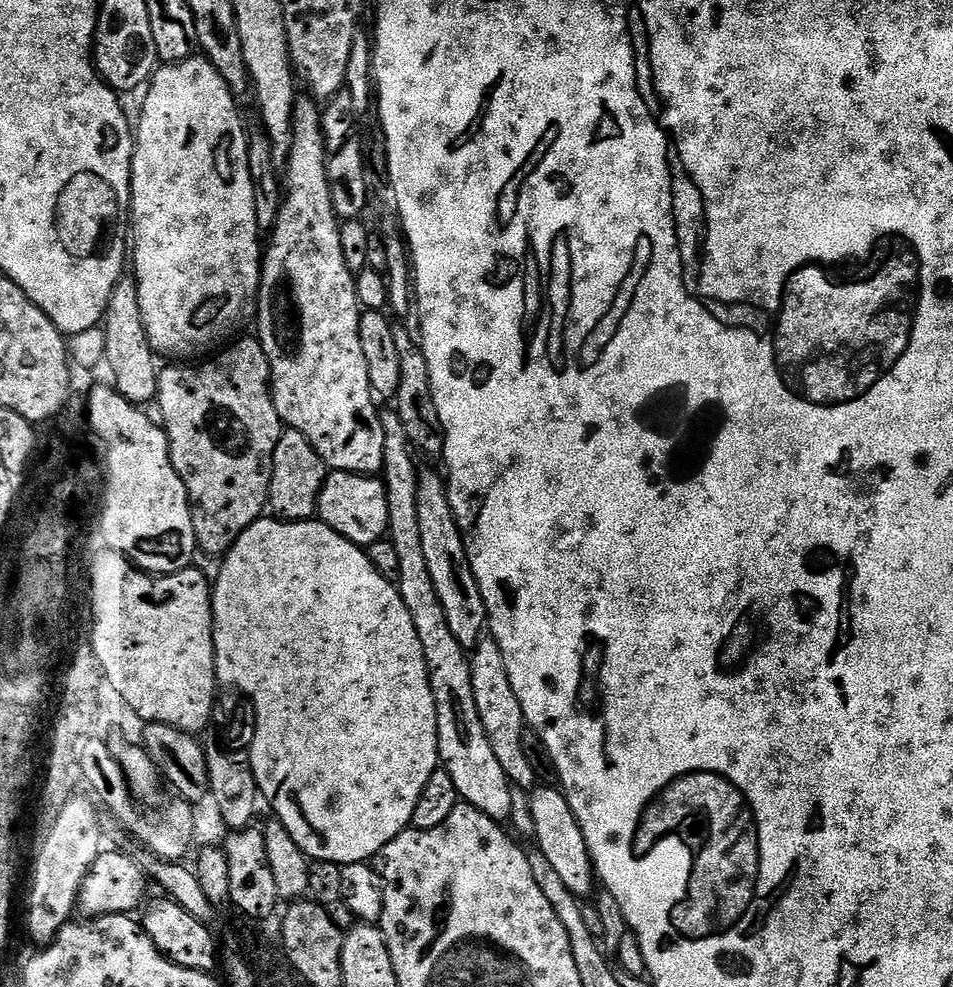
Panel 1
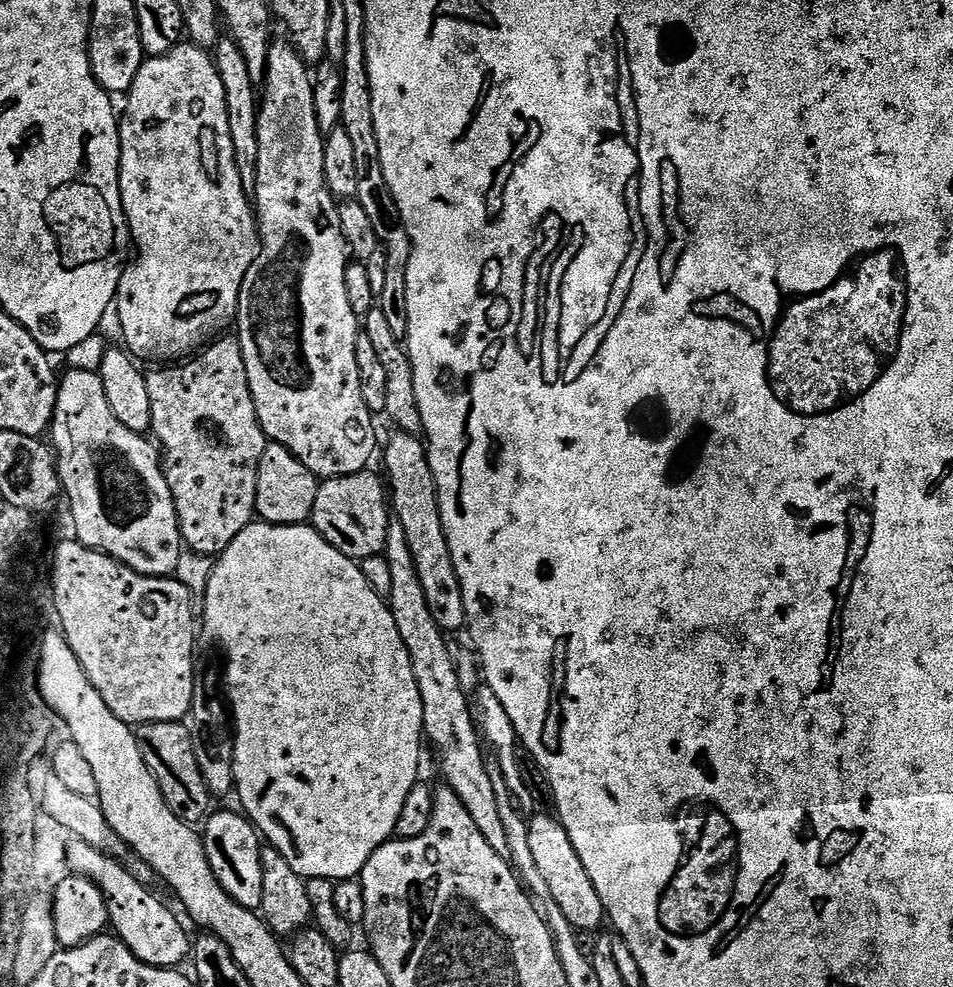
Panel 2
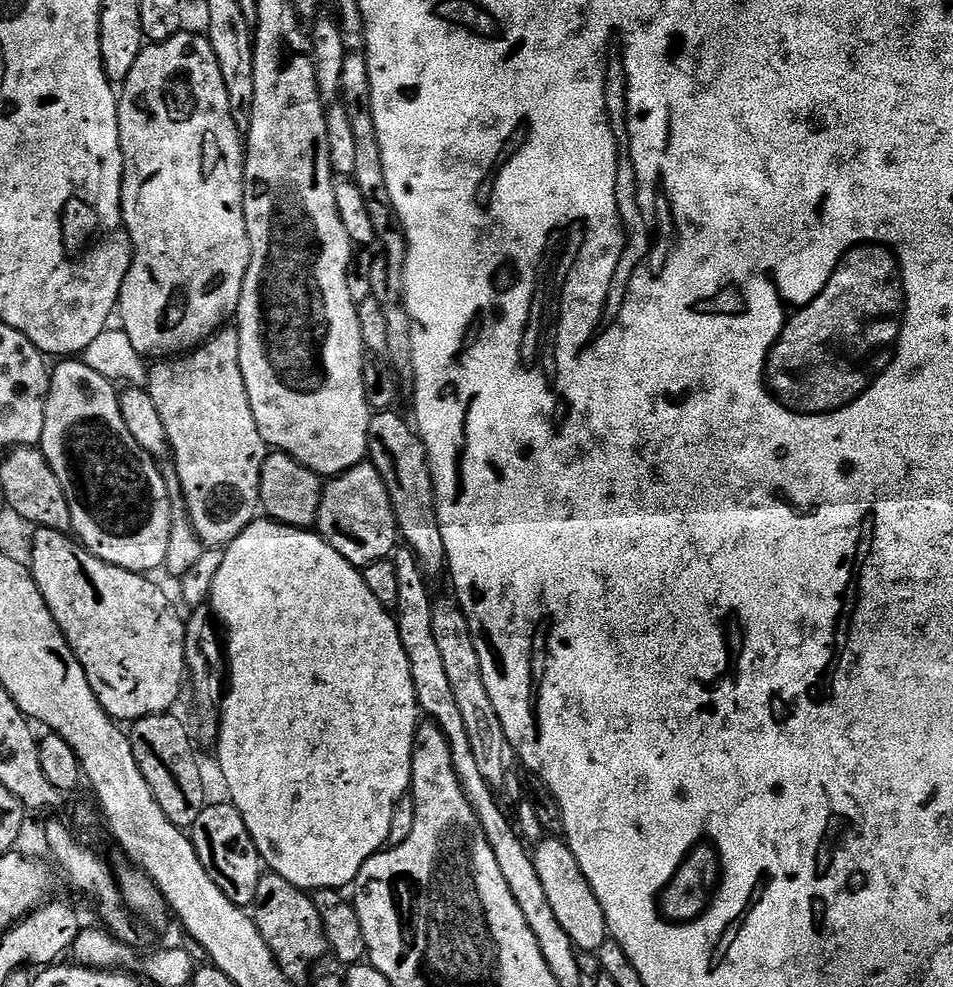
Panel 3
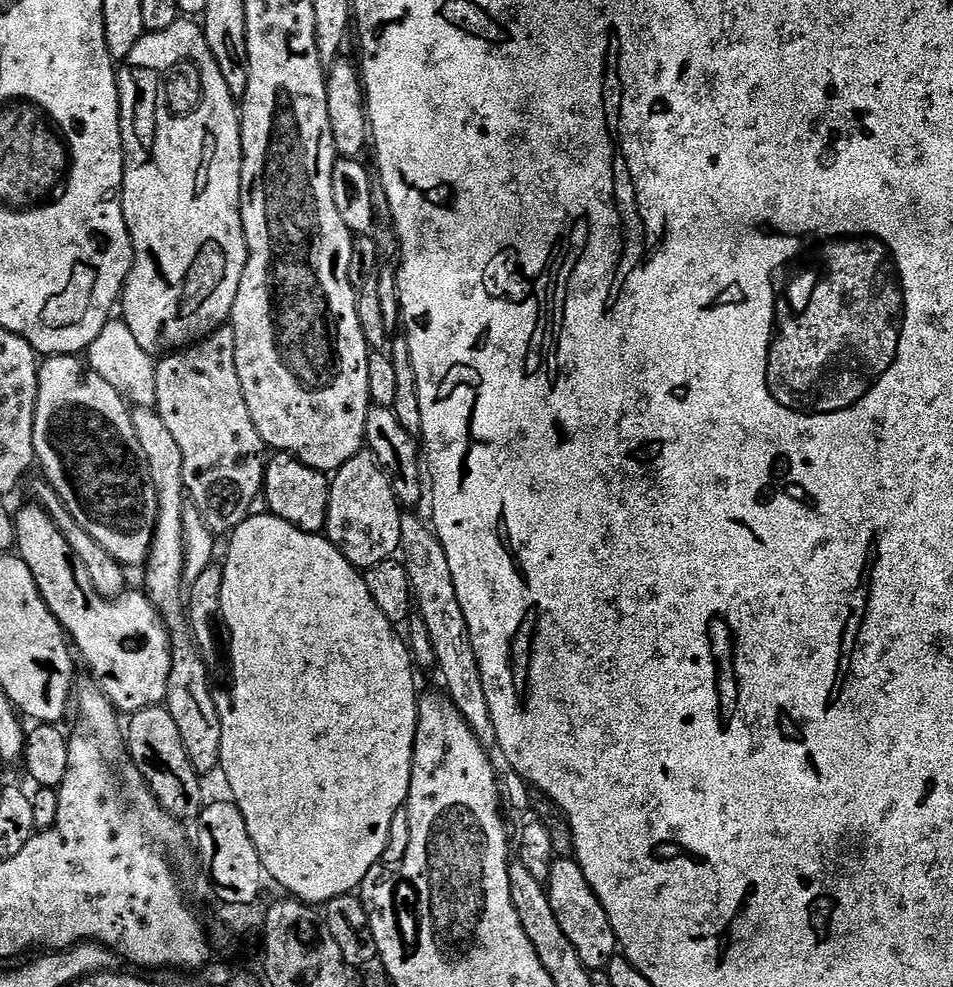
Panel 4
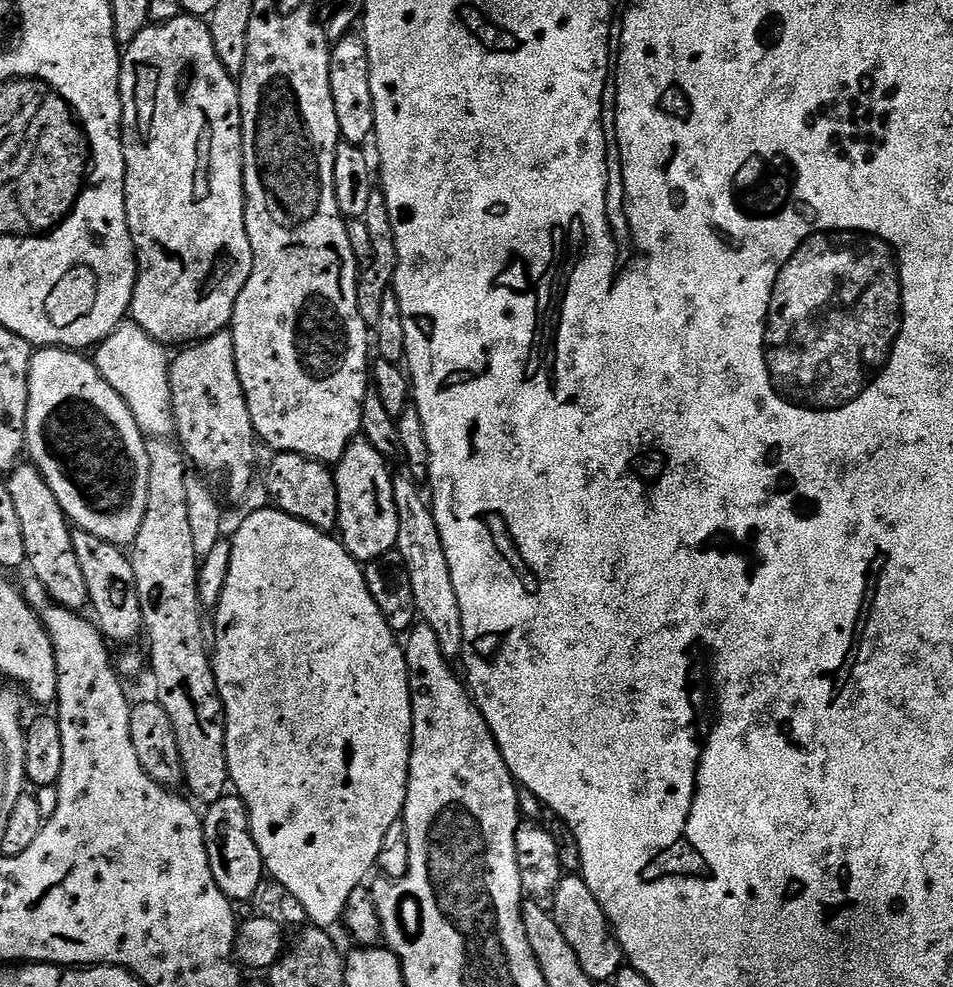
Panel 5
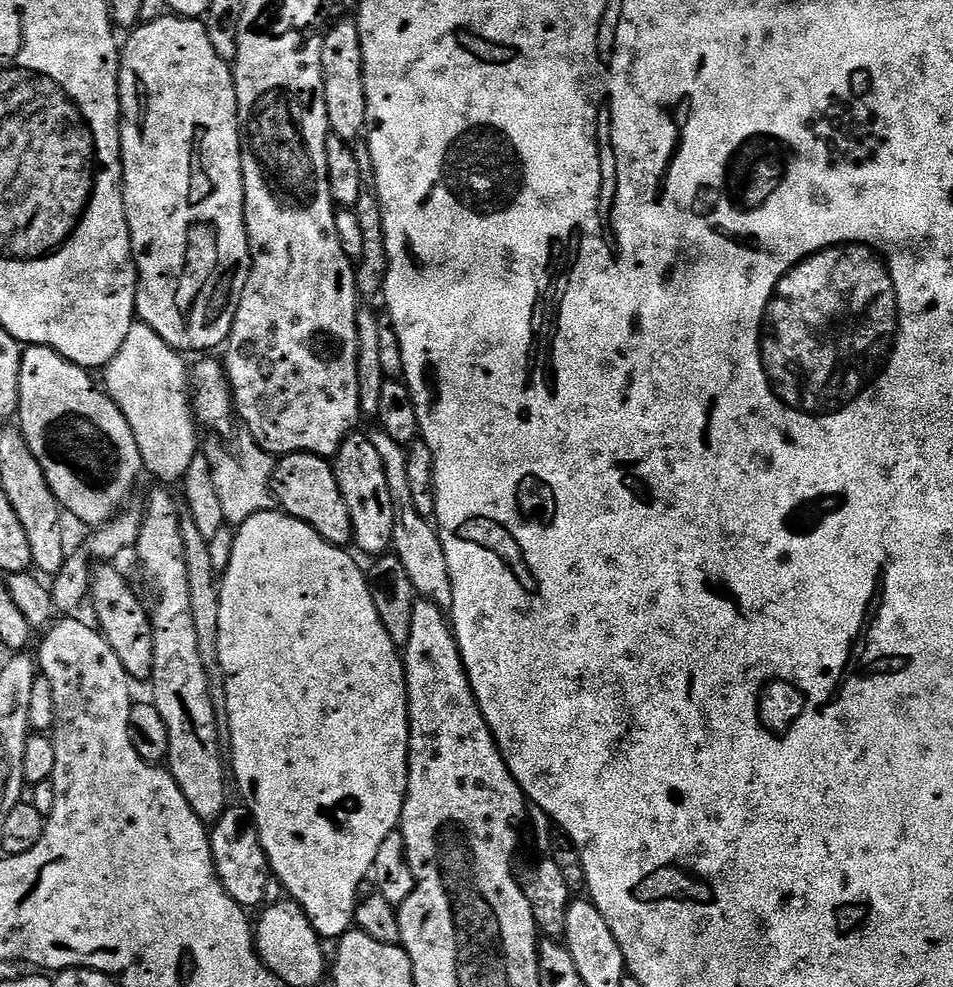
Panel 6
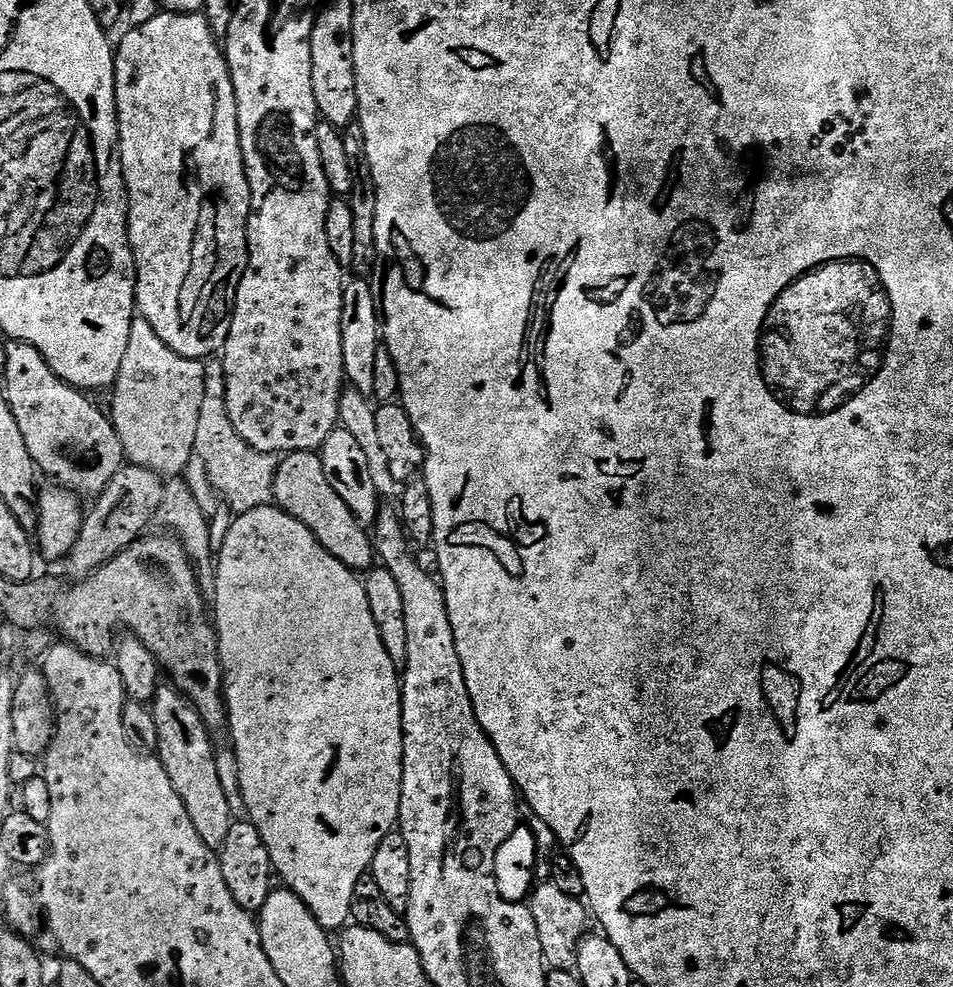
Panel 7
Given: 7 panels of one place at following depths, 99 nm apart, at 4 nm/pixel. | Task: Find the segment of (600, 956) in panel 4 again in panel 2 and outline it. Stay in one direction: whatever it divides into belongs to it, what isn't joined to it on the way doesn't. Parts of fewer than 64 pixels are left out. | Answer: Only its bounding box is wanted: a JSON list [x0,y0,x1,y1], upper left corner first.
[527,814,606,933]

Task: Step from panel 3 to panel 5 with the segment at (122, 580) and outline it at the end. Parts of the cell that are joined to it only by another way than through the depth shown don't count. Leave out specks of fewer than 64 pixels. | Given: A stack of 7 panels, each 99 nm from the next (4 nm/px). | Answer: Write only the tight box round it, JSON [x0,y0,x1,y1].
[7,462,88,610]

